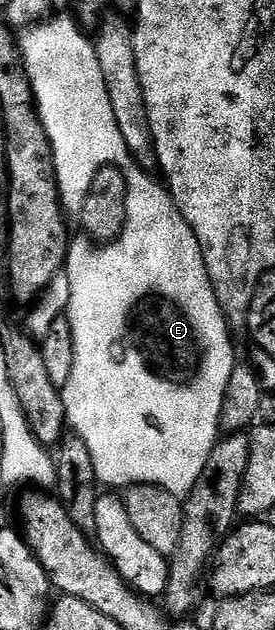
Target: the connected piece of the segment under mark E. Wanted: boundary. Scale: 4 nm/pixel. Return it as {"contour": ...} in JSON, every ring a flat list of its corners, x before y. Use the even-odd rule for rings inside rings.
{"contour":[[50,17,48,20,30,25,24,31,26,34,22,38,20,35,21,65,29,81,29,87,33,90,37,119,41,122,45,137,49,141,49,149,53,155,53,177,57,183,58,191,62,195,77,194,76,196,83,196,91,188,91,180,97,175,98,170,102,170,105,166,116,166,125,175,125,223,120,236,113,242,102,245,100,248,88,241,85,241,86,243,77,242,74,246,72,243,65,255,63,273,69,281,67,321,69,332,73,337,71,376,61,390,61,402,65,405,65,420,68,429,87,446,95,476,102,487,161,486,172,494,188,496,196,488,199,476,207,465,207,456,211,456,213,446,219,440,223,396,227,392,227,380,231,380,231,372,235,365,233,338,229,335,231,327,224,312,219,308,219,300,211,288,211,280,207,276,207,268,195,232,189,227,183,215,177,211,177,206,173,203,173,197,169,195,168,189,160,181,157,183,149,175,148,169,135,164,127,144,115,124,115,112,111,112,111,100,107,96,107,84,103,84,103,72,99,68,94,39,90,35,89,38,85,35,88,33,82,29,76,17,68,17]]}

